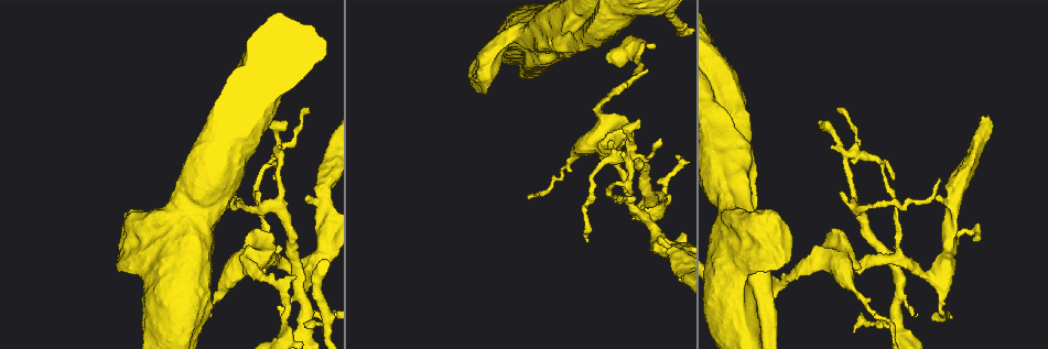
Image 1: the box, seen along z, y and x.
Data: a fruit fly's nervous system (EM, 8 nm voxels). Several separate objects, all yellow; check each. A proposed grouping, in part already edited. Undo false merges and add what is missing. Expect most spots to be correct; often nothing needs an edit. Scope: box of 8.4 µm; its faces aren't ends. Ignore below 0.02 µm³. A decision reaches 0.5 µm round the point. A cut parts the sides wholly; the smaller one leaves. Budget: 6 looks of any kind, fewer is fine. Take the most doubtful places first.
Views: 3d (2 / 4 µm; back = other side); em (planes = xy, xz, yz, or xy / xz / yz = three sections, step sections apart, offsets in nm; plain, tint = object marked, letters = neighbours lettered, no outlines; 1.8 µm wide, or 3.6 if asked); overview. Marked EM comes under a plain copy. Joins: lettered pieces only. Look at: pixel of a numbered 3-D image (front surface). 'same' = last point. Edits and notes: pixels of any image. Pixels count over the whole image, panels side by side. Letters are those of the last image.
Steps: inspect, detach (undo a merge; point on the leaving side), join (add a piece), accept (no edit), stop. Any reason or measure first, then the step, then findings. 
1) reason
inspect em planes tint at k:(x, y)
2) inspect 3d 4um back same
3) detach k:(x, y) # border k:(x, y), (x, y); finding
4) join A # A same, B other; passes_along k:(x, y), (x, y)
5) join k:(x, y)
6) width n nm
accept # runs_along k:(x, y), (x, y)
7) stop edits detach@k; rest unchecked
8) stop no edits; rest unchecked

arms part here
inspect 3d 4um back at 1:(847, 152)

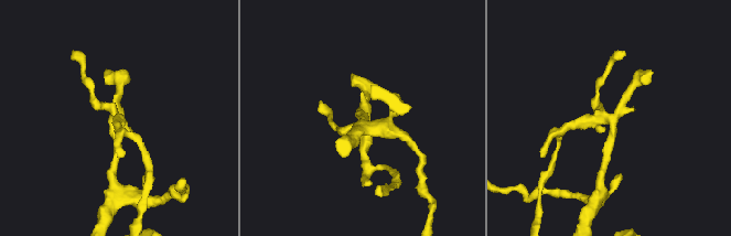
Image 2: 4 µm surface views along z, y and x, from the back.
inspect em planes letters at 2:(609, 119)

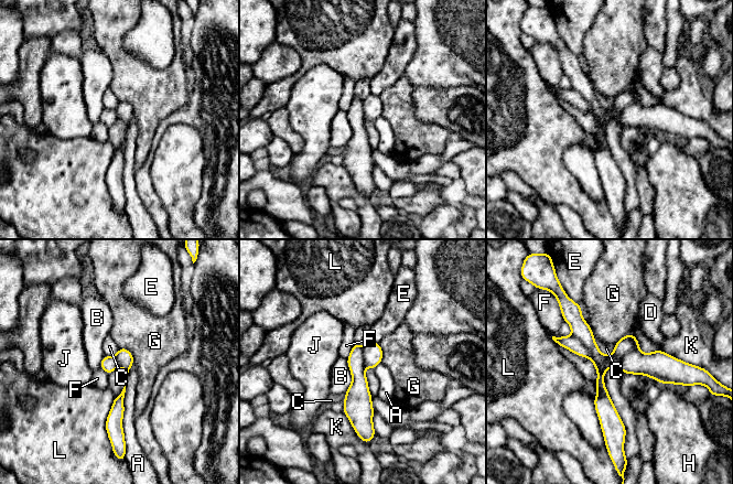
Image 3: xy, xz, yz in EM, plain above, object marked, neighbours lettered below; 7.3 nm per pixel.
detach 3:(628, 343) # A other, B other, C other, D other, E other, F other, G other, H other, J other, K other, L other; two neurons meet here

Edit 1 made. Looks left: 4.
branch stops here
inspect em planes letters at 1:(975, 236)

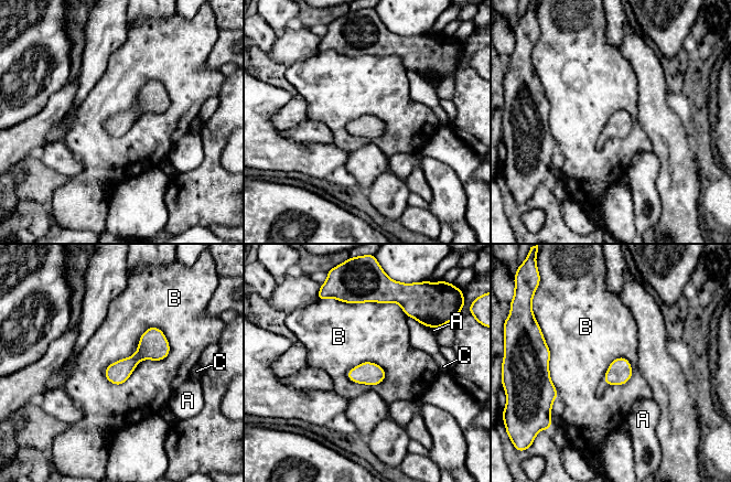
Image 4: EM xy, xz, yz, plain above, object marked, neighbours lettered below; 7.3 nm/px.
accept # A other, B other, C other; border 4:(164, 333), (149, 327), (105, 377); no lettered piece goes on from it

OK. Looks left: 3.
abrupt turn
inspect em planes letters at 1:(942, 313)

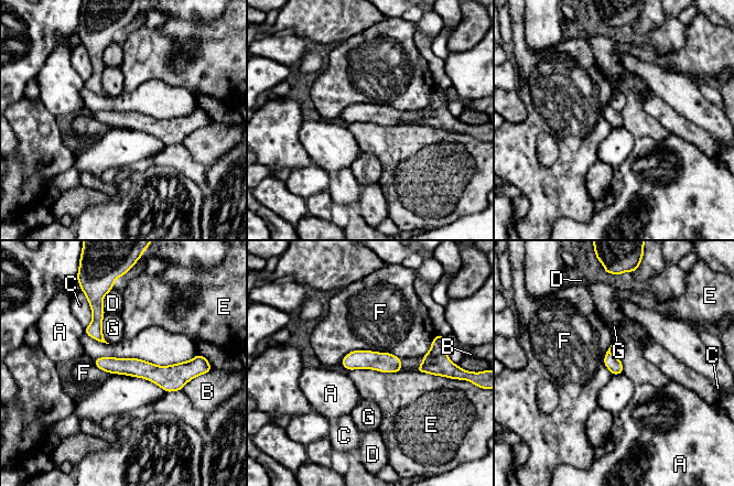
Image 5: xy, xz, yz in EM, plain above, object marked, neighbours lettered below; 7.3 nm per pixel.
longest_contact F 440 nm
accept # A other, B other, C other, D other, E other, F other, G other; runs_along 5:(97, 362), (152, 373), (190, 369); all the same neuron

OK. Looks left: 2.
stop edits detach@3; rest unchecked

